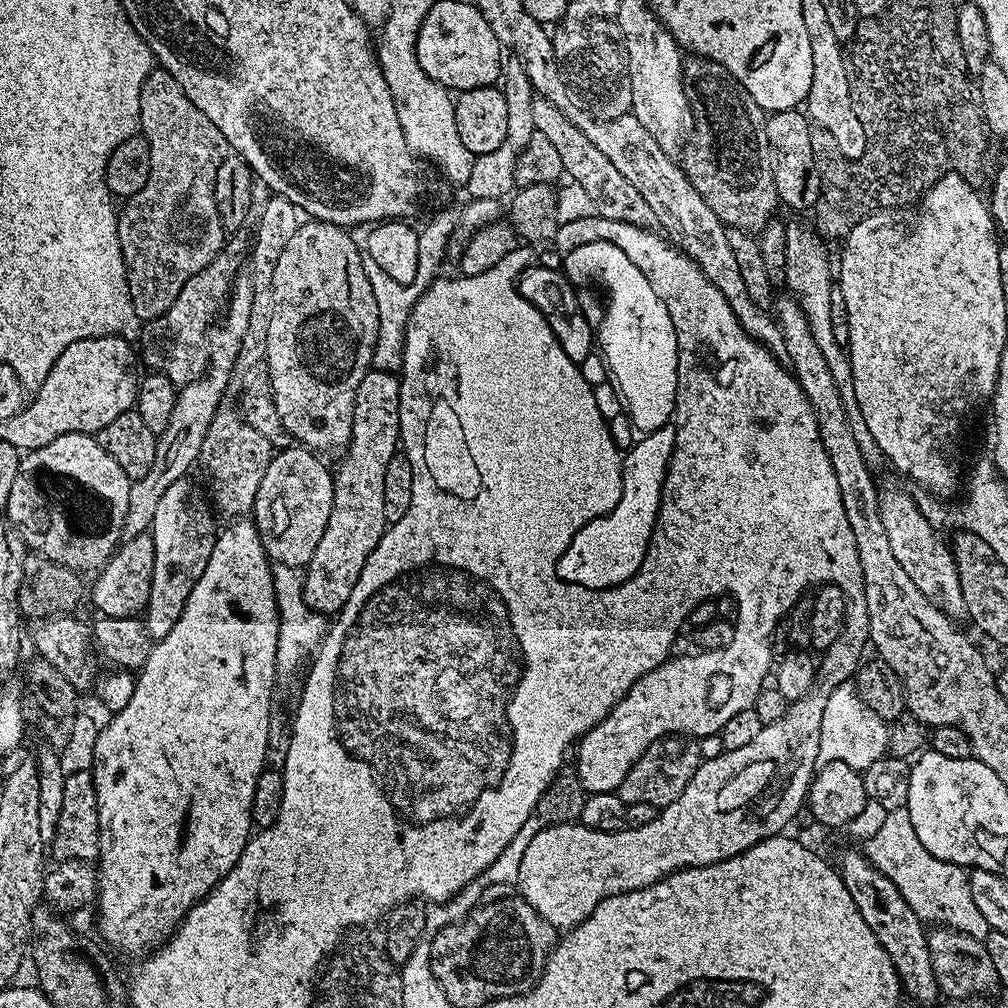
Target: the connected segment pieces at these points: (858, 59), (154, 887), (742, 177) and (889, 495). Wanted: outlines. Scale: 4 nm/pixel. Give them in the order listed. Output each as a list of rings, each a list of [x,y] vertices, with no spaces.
[[[904,2],[904,4],[893,3],[888,11],[883,12],[881,16],[870,16],[861,19],[860,25],[857,26],[856,38],[850,44],[850,48],[852,48],[852,56],[850,52],[850,98],[852,99],[852,107],[856,110],[858,122],[862,122],[864,133],[874,134],[874,138],[878,140],[878,142],[874,142],[874,146],[878,146],[878,148],[874,148],[874,152],[867,148],[864,151],[866,162],[862,162],[862,164],[859,164],[857,160],[844,160],[842,162],[840,153],[835,150],[829,150],[828,153],[824,153],[824,150],[817,151],[816,162],[820,166],[820,197],[814,209],[814,215],[816,215],[814,228],[821,237],[823,237],[822,235],[829,236],[830,239],[839,241],[847,236],[850,230],[854,230],[854,226],[858,226],[858,222],[866,219],[871,212],[878,212],[882,208],[907,208],[915,205],[920,197],[928,189],[933,188],[948,172],[954,172],[957,169],[966,172],[968,168],[979,166],[980,155],[988,148],[990,133],[986,126],[984,111],[978,99],[977,89],[967,75],[957,74],[951,67],[946,66],[944,61],[936,59],[936,51],[932,48],[932,42],[929,13],[913,8],[911,3],[908,2]]]
[[[236,518],[231,521],[232,524],[228,529],[221,531],[216,536],[216,541],[213,546],[213,553],[210,554],[210,560],[206,562],[206,570],[203,571],[202,576],[198,578],[197,584],[190,592],[189,598],[186,600],[185,609],[182,610],[181,617],[178,622],[174,624],[174,628],[170,630],[170,634],[165,637],[157,639],[152,647],[150,654],[143,668],[139,669],[138,675],[135,677],[135,688],[133,690],[133,697],[126,706],[122,707],[111,718],[112,721],[107,725],[106,723],[101,727],[98,734],[98,742],[94,742],[94,758],[92,759],[91,774],[94,778],[94,786],[98,794],[98,822],[100,823],[100,855],[98,857],[98,875],[100,877],[100,891],[98,893],[98,932],[102,937],[104,935],[103,943],[109,949],[121,948],[124,952],[140,952],[145,950],[159,949],[160,945],[168,943],[172,938],[176,927],[184,920],[185,914],[191,910],[195,904],[199,904],[201,900],[207,896],[208,891],[218,883],[221,878],[233,868],[238,862],[238,858],[242,858],[244,847],[248,845],[250,837],[254,832],[254,825],[252,822],[252,803],[254,802],[254,786],[258,782],[258,778],[266,770],[266,761],[268,758],[268,731],[270,730],[270,722],[272,721],[272,709],[274,701],[272,701],[272,691],[277,691],[278,685],[276,682],[276,655],[278,654],[278,610],[276,609],[276,599],[274,598],[274,582],[272,581],[272,567],[268,555],[264,553],[264,547],[260,541],[260,535],[256,529],[255,523],[248,518]]]
[[[692,54],[682,67],[694,118],[691,137],[682,149],[684,173],[725,226],[759,234],[778,209],[772,147],[766,134],[768,116],[726,66]]]
[[[884,488],[880,493],[880,513],[882,526],[886,526],[886,534],[890,537],[890,546],[894,549],[894,558],[906,570],[906,575],[918,590],[934,607],[940,609],[945,616],[963,617],[965,608],[962,586],[958,582],[958,570],[947,543],[940,541],[941,533],[932,528],[915,502],[911,491],[903,492],[900,488]]]

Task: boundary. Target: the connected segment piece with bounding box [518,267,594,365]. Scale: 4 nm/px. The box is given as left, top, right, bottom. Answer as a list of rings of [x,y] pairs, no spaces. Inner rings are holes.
[[[559,267],[556,268],[528,268],[519,273],[518,287],[522,298],[530,302],[537,310],[544,315],[554,338],[566,350],[566,358],[574,363],[583,365],[584,359],[594,350],[594,324],[588,321],[580,300],[576,297],[577,285],[567,279]]]

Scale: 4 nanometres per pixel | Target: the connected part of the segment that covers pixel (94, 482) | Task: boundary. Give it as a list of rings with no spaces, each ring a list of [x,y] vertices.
[[[68,433],[41,449],[25,451],[21,455],[18,474],[14,474],[14,487],[10,490],[6,520],[18,530],[31,551],[46,554],[46,558],[62,566],[88,574],[88,571],[91,573],[103,568],[121,543],[131,489],[132,481],[122,466],[118,466],[118,462],[114,462],[114,458],[102,450],[95,435]]]

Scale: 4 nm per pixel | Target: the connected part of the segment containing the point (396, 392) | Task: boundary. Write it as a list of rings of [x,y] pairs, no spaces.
[[[370,370],[362,378],[352,419],[352,440],[348,444],[347,452],[343,453],[344,464],[334,468],[334,502],[330,510],[330,522],[326,522],[326,534],[322,534],[322,542],[318,542],[318,550],[314,550],[314,558],[310,558],[305,574],[304,597],[316,612],[343,613],[350,594],[354,594],[354,586],[370,554],[381,547],[380,539],[384,537],[386,527],[382,510],[382,482],[386,475],[386,465],[389,464],[390,458],[398,455],[398,445],[401,443],[400,403],[400,376],[397,373]]]

